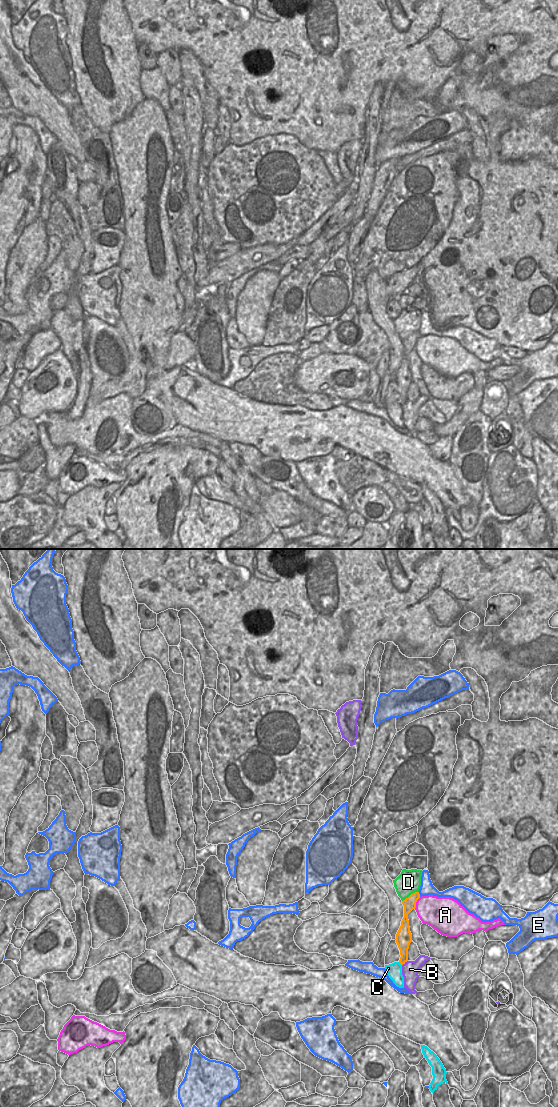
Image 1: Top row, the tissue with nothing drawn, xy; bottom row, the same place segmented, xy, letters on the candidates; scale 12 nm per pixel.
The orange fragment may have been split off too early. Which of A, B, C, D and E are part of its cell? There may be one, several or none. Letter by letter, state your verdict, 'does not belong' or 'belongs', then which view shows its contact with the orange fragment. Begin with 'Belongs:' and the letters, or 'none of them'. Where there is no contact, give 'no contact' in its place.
Belongs: none of them
A: does not belong; contact in xy
B: does not belong; contact in xy
C: does not belong; contact in xy
D: does not belong; contact in xy
E: does not belong; contact in xy

